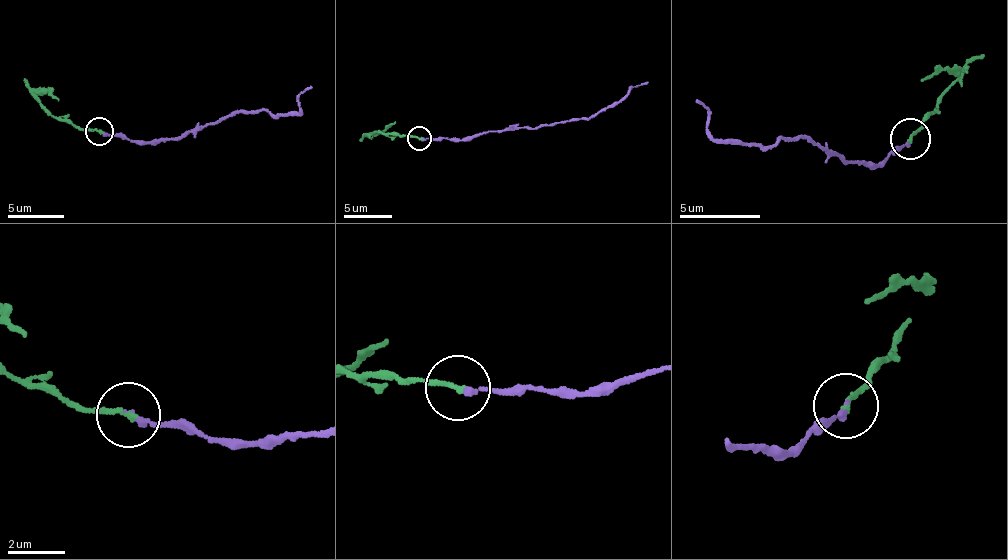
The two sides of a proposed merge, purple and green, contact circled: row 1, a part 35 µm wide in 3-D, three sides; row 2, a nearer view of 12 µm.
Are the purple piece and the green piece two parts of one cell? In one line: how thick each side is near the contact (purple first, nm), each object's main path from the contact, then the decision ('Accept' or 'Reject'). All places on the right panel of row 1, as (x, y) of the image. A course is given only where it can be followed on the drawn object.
Thickness 170 nm (purple) against 190 nm. Course of purple: (908, 140), (874, 168), (857, 159), (844, 165), (802, 138), (723, 143), (709, 132), (710, 112), (694, 102). Course of green: (909, 139), (937, 109), (953, 80), (943, 69), (921, 80). Reject

